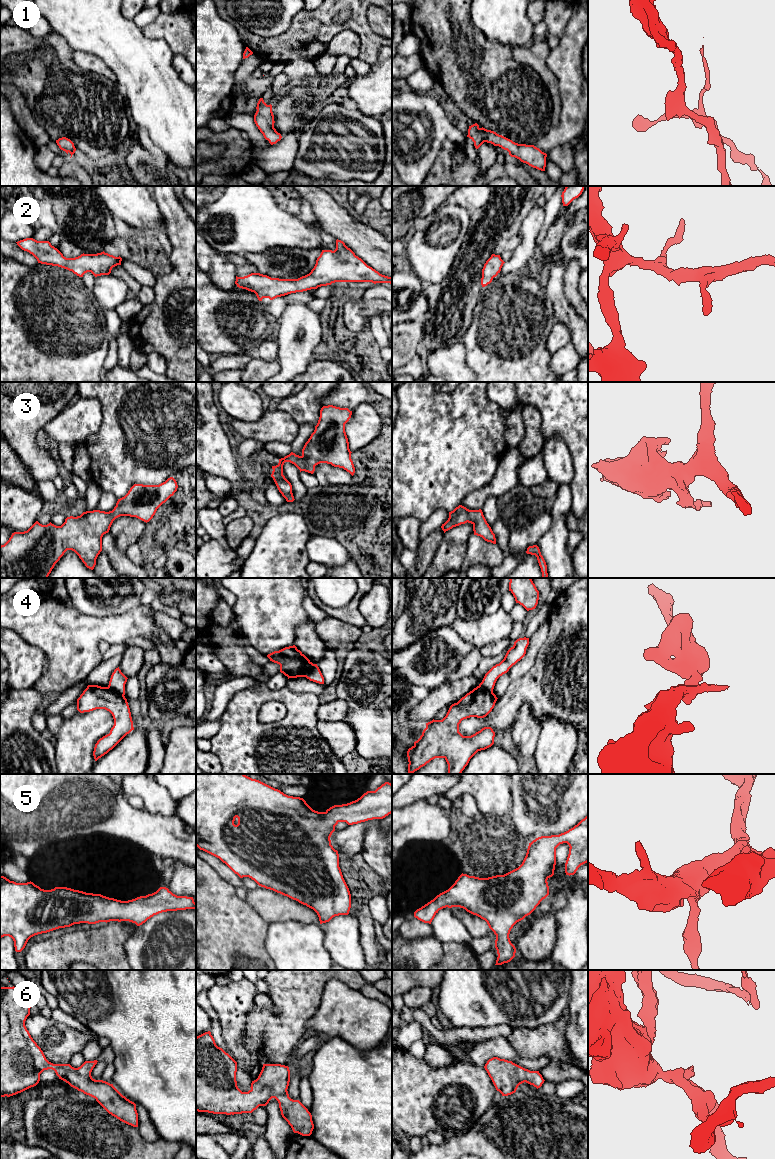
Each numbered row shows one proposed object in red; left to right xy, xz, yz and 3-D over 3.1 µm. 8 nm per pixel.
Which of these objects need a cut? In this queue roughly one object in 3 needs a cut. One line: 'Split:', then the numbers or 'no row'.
Split: 4

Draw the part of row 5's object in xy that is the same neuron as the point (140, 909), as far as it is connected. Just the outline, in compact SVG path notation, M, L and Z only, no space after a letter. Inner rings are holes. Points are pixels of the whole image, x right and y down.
M0 876L0 938L11 937L16 952L21 952L28 940L35 935L74 924L129 921L140 926L159 913L186 909L196 909L193 897L177 896L166 887L160 887L156 892L146 896L121 901L67 887L44 890L31 881L16 883Z

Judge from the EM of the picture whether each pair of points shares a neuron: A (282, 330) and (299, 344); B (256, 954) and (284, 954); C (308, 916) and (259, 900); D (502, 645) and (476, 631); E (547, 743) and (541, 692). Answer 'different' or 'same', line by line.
A: same
B: different
C: same
D: different
E: different

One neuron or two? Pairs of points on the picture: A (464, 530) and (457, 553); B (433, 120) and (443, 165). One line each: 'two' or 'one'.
A: one
B: two

